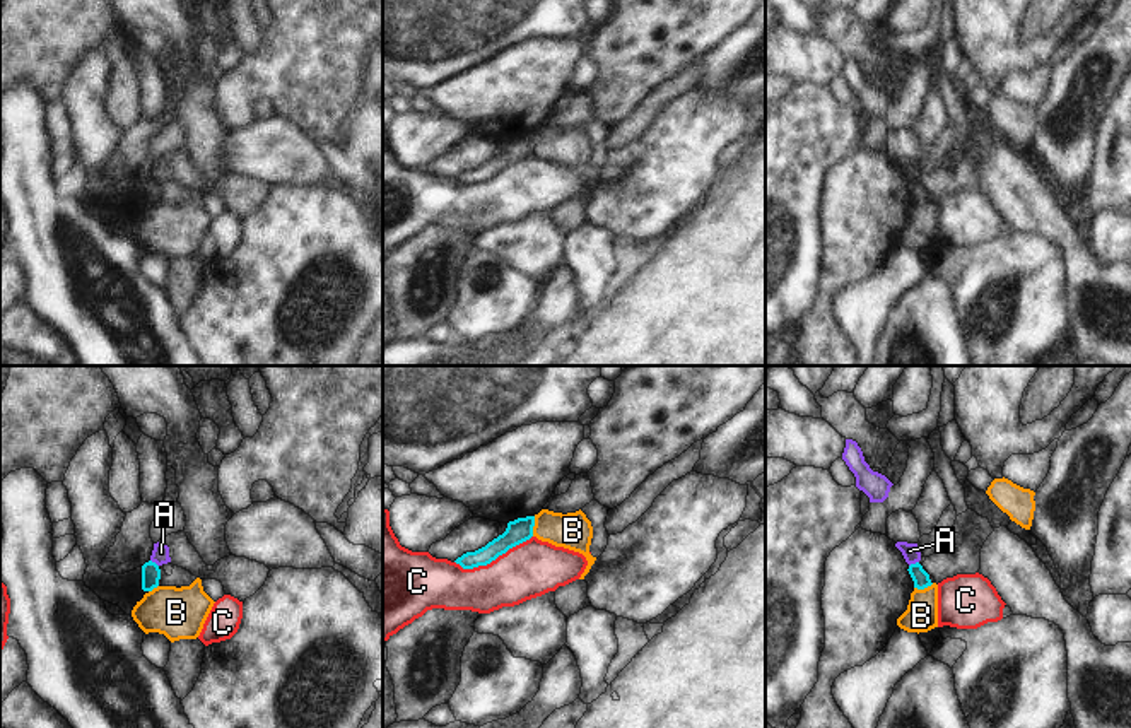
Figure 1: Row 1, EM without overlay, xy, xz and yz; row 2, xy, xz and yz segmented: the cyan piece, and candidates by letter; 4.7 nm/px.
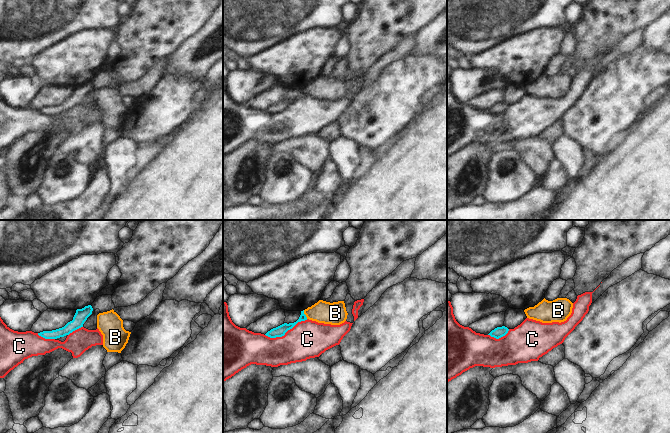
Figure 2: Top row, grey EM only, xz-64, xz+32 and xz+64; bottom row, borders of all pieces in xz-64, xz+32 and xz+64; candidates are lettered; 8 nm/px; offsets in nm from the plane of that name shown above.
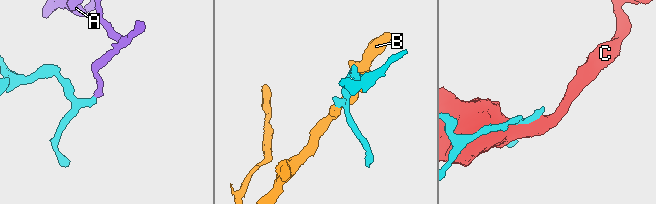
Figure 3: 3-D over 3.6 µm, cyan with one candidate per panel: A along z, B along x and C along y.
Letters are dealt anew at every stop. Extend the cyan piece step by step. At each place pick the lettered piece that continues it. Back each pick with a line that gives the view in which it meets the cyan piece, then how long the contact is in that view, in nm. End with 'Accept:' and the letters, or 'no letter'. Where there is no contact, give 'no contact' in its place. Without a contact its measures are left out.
Accept: no letter

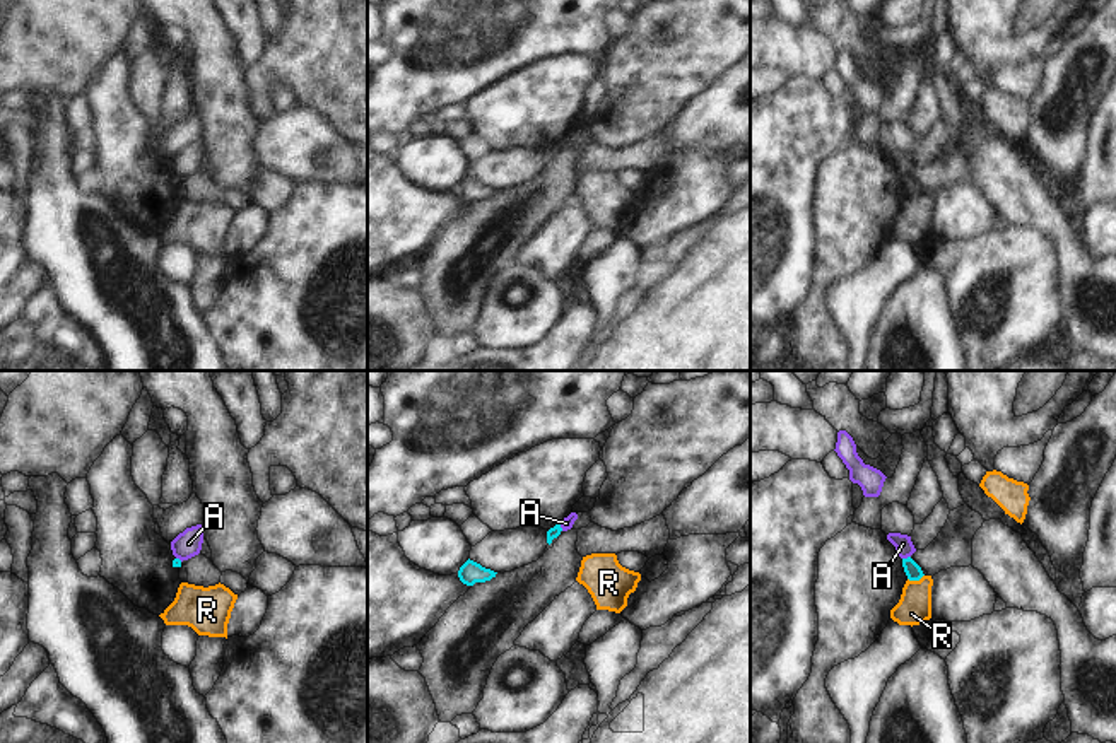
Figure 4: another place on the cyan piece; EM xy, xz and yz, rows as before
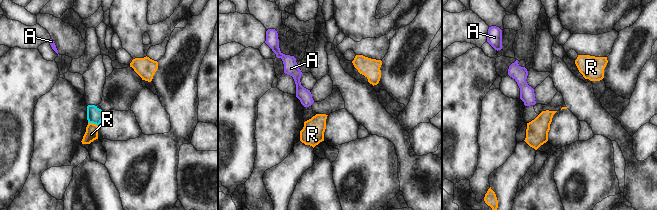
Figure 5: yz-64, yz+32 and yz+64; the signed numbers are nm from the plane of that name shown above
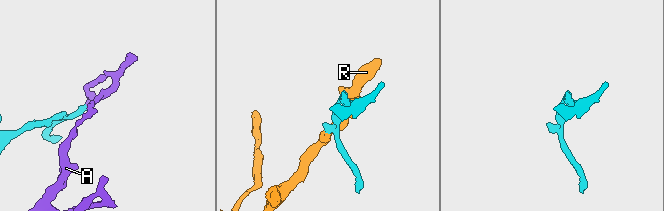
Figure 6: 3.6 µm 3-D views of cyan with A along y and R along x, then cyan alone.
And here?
Accept: no letter

